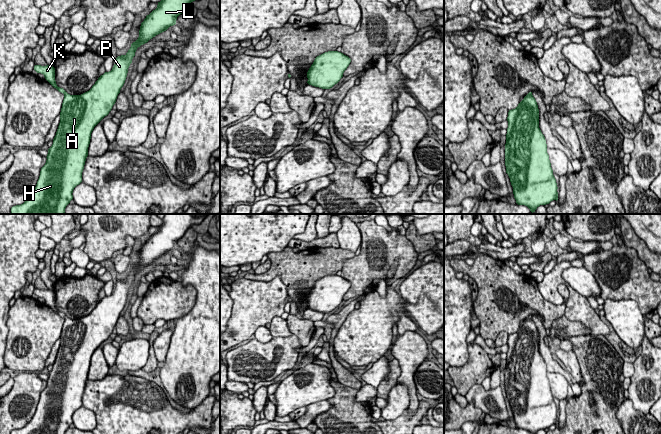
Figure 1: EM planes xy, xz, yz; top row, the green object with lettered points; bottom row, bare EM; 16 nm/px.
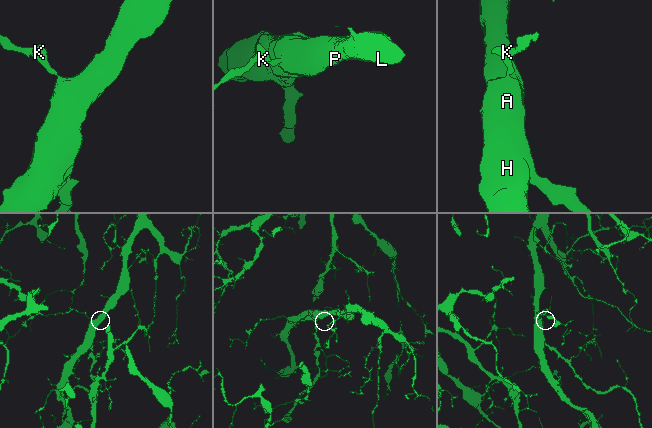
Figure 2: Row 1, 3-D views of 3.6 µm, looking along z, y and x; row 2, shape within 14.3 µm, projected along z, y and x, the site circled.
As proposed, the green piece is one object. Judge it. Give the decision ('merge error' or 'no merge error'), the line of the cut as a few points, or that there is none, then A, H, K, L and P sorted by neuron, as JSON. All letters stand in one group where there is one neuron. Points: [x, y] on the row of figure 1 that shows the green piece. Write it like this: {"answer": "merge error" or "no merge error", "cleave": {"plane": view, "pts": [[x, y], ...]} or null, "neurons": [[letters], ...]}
{"answer": "no merge error", "cleave": null, "neurons": [["A", "H", "K", "L", "P"]]}

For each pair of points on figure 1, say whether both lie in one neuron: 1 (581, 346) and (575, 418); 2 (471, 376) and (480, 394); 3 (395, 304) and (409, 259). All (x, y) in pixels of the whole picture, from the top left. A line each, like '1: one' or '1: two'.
1: one
2: two
3: two

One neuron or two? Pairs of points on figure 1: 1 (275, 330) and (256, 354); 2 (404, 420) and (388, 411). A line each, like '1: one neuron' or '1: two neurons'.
1: two neurons
2: two neurons

